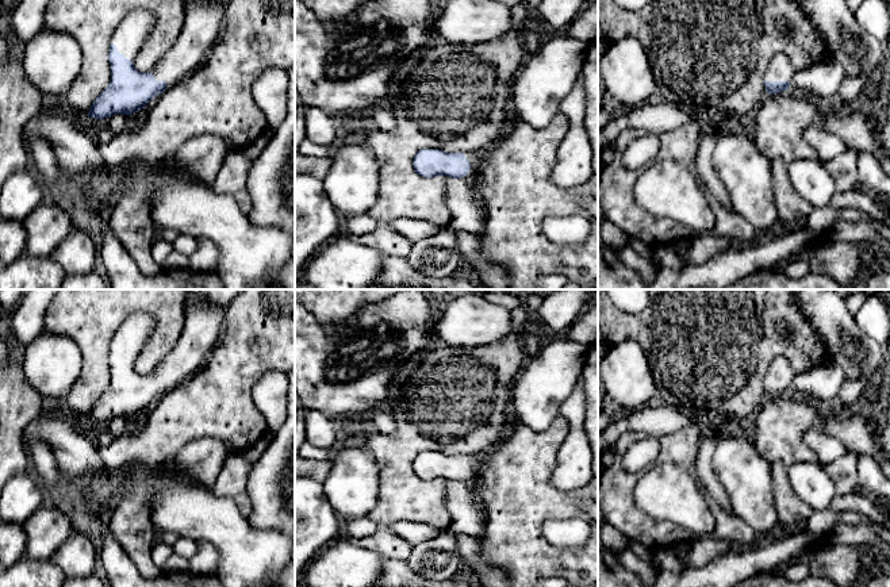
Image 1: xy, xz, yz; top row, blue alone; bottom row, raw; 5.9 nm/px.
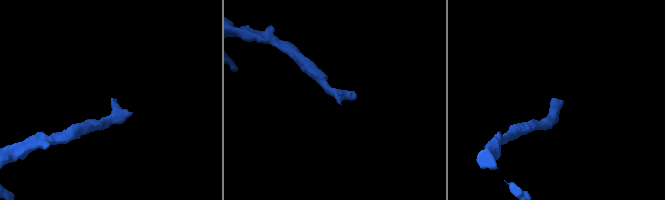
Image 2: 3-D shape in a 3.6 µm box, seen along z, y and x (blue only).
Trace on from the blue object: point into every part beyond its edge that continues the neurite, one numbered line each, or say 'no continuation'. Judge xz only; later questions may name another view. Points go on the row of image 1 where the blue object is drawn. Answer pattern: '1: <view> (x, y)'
1: xz (474, 157)

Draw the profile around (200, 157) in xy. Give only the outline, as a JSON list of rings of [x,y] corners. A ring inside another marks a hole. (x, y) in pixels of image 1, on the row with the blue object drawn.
[[[199,135],[185,141],[160,162],[179,168],[196,183],[211,185],[230,150],[233,146],[229,141],[215,135]]]

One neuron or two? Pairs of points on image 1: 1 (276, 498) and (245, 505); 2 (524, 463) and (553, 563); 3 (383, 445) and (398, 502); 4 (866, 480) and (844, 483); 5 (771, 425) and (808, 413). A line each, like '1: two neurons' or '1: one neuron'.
1: two neurons
2: one neuron
3: one neuron
4: two neurons
5: one neuron

